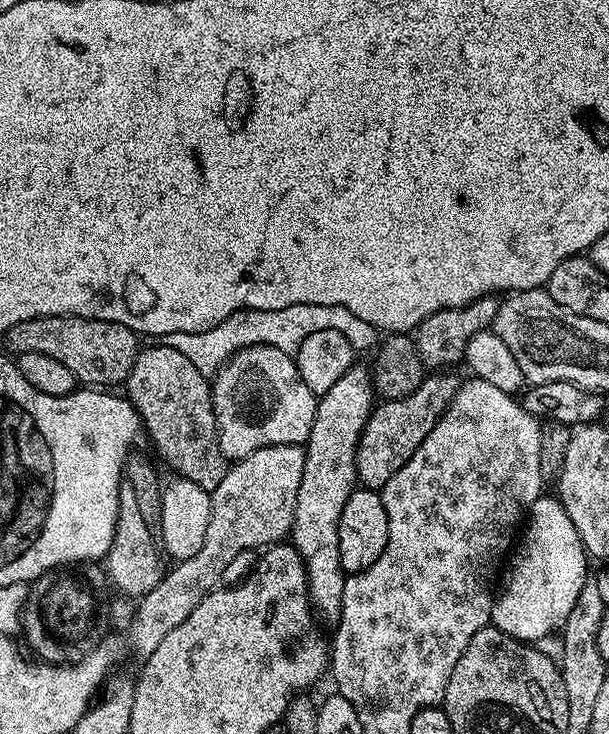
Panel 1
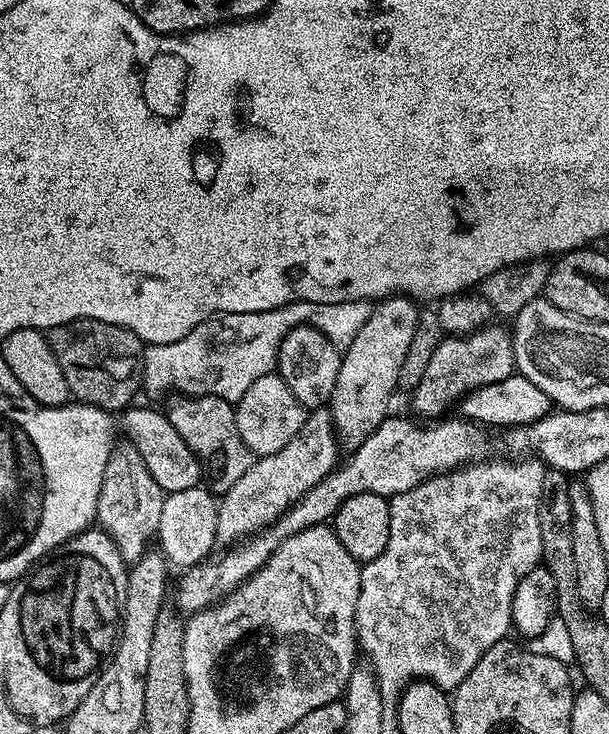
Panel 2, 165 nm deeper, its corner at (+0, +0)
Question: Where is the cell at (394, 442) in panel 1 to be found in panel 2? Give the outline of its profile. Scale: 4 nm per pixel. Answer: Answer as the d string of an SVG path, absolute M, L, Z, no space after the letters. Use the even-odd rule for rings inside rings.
M489 322L483 328L477 328L475 332L467 334L445 335L443 342L434 350L430 357L430 366L426 366L426 374L422 374L422 382L411 389L412 408L420 418L440 418L445 415L448 407L455 405L464 399L469 392L478 390L482 386L490 386L490 382L502 382L502 378L513 375L516 367L516 355L512 345L512 334L507 327L496 324L500 322Z

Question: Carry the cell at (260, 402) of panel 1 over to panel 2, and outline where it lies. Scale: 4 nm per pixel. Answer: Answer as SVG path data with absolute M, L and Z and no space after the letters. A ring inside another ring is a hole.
M269 374L258 378L240 400L235 401L238 434L242 434L242 442L257 457L269 456L282 450L295 436L300 435L306 419L306 410L290 394L290 386L282 382L279 374Z

